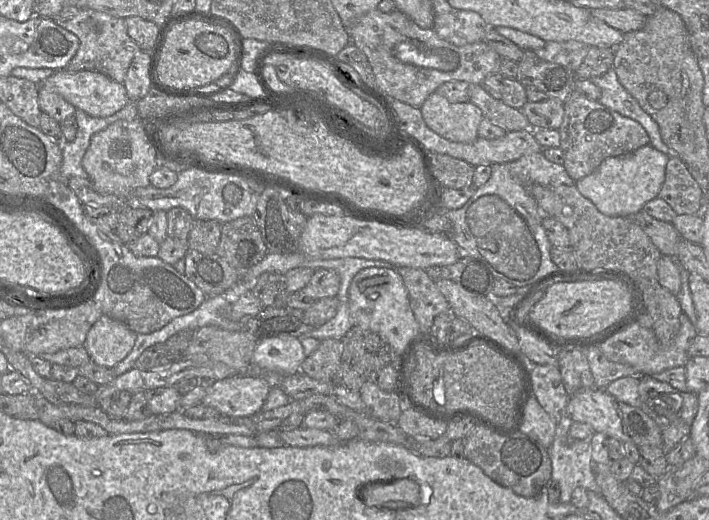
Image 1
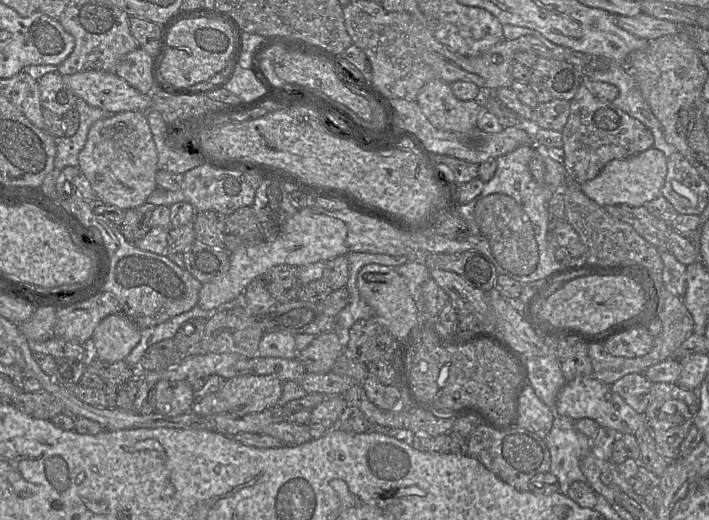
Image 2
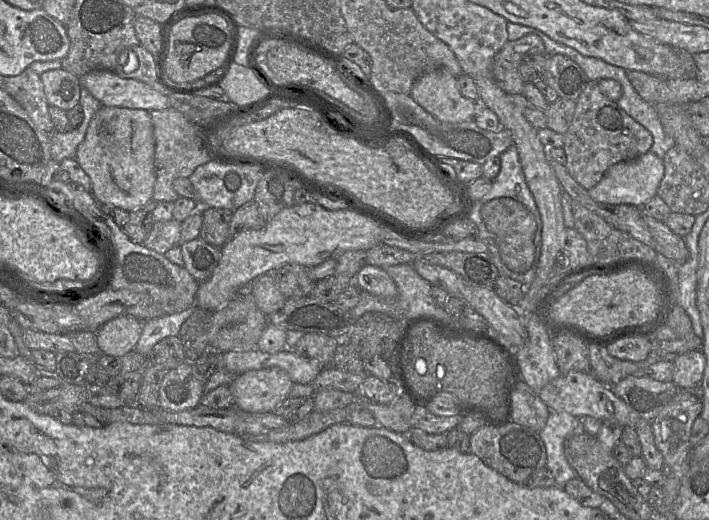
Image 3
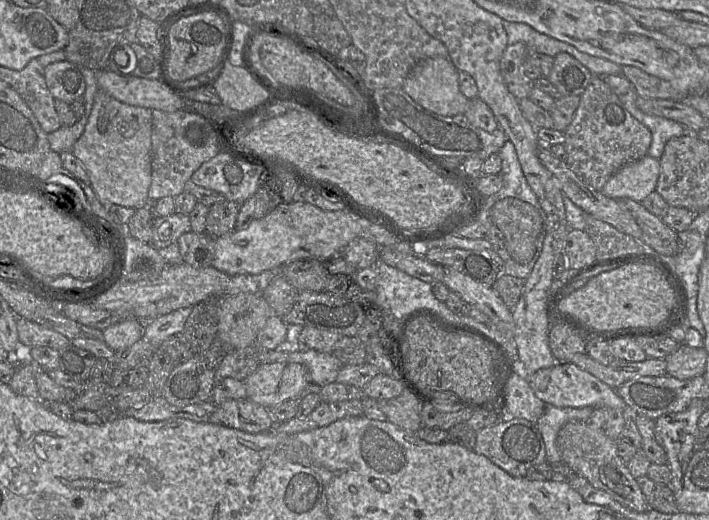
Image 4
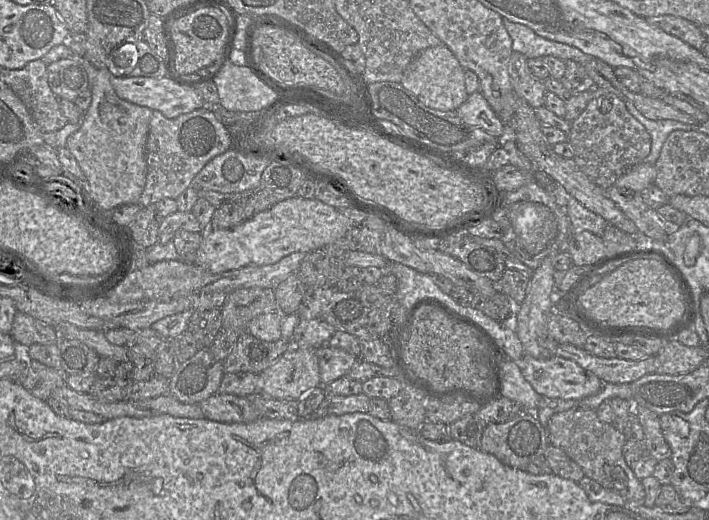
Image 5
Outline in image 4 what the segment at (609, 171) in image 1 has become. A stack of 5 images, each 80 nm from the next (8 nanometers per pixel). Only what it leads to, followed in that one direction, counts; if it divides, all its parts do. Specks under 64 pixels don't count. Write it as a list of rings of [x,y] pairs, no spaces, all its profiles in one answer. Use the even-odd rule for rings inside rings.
[[[649,156],[622,166],[600,191],[612,199],[630,198],[642,202],[656,190],[660,175],[660,160]]]

